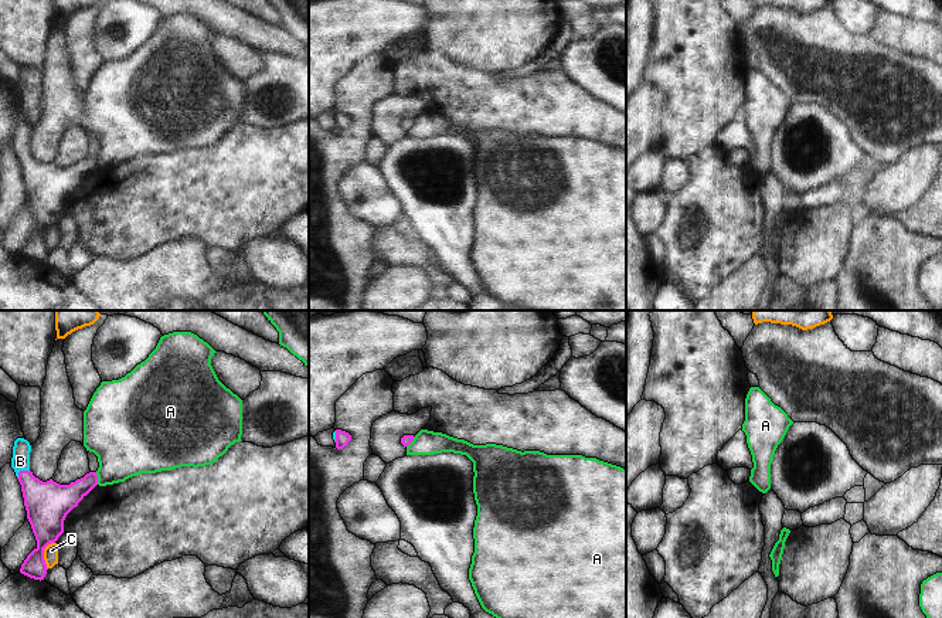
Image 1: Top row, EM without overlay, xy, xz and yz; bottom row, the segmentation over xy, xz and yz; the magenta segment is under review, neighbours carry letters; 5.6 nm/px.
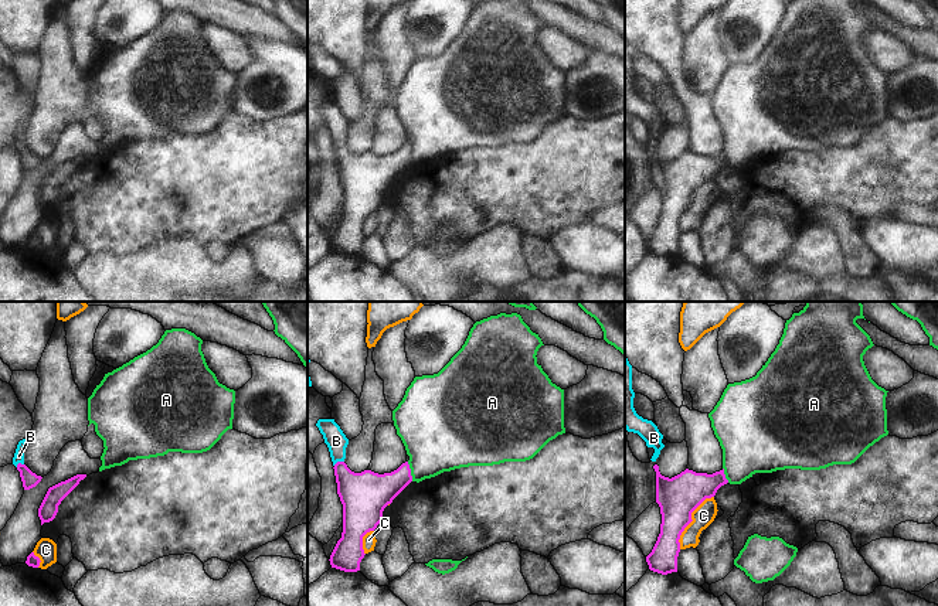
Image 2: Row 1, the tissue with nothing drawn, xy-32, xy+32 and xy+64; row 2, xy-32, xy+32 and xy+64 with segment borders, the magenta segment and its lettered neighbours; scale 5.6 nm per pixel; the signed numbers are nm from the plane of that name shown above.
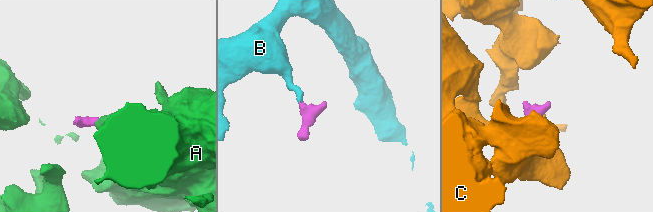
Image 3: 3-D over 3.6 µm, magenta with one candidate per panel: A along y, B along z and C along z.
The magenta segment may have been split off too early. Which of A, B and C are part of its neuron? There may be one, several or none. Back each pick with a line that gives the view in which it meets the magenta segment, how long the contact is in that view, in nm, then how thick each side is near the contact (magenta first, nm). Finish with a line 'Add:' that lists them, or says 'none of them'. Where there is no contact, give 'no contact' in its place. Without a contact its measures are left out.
B: contact in xy; length 90 nm; calibres 260 and 110 nm
Add: B

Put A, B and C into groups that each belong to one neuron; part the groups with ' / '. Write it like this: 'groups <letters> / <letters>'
groups A / B / C

